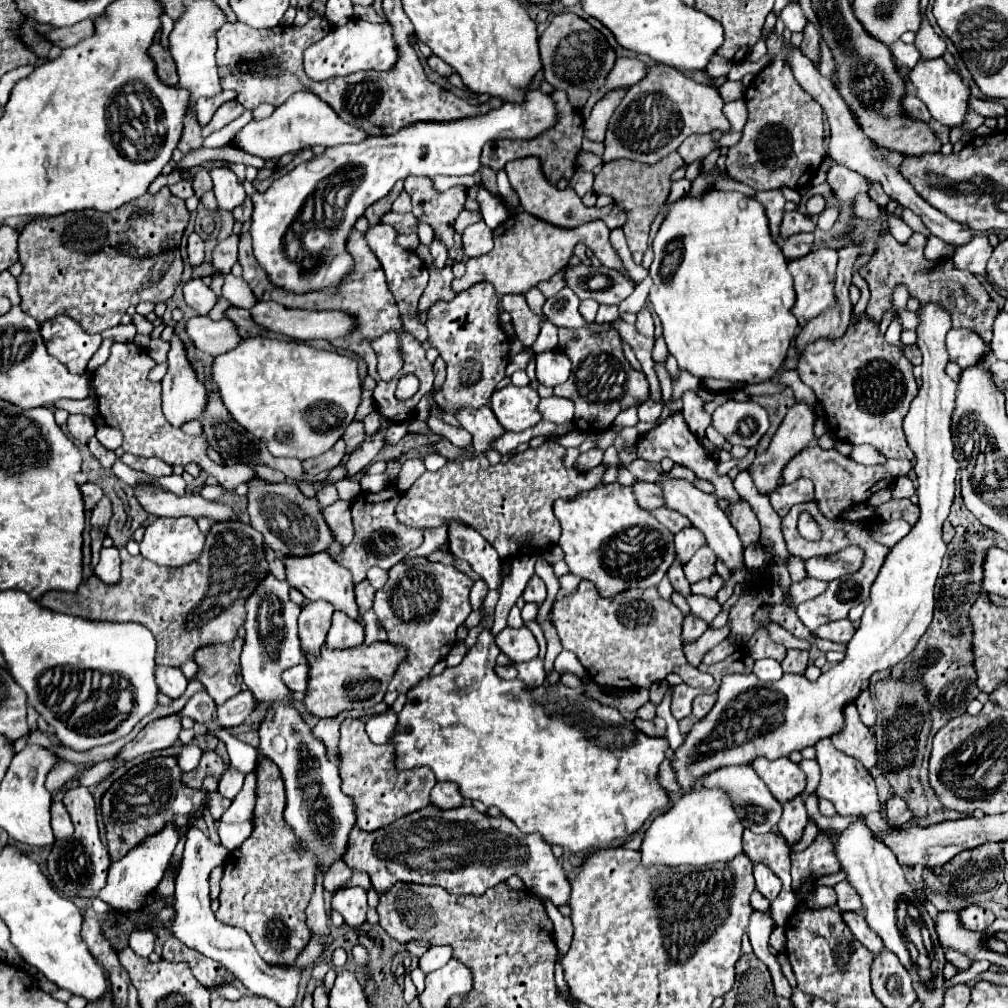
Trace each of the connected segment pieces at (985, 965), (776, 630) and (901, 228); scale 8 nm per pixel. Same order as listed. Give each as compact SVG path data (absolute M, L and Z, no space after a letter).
M987 960L974 961L972 966L966 970L959 972L951 980L945 982L945 989L959 984L959 983L969 983L971 981L977 981L978 975L986 971L990 967L990 962Z
M774 622L766 624L766 628L770 630L772 640L784 644L786 648L800 648L800 650L810 650L810 648L812 648L812 644L810 644L808 640L800 640L800 638L792 636L788 630L784 630L782 626L778 626L778 624L774 624Z
M888 214L888 224L892 228L892 236L898 240L898 242L908 242L908 238L914 234L912 228L902 220L902 218L896 218L894 214Z

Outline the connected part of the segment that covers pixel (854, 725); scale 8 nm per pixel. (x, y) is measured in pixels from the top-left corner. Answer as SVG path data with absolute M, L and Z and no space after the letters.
M854 704L846 706L844 718L846 718L846 728L832 738L832 744L840 752L860 760L868 770L874 768L878 764L878 750L876 750L876 738L872 730L862 724Z

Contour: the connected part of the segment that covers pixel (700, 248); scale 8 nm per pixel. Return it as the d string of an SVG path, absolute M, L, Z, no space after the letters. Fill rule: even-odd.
M710 190L702 198L684 196L672 204L672 210L660 226L652 246L654 262L650 266L650 278L654 280L654 286L650 290L650 300L662 320L664 340L670 354L678 360L678 368L700 380L718 378L746 384L770 380L786 360L788 348L798 330L798 320L792 314L796 302L792 276L786 270L786 258L782 256L780 246L770 236L764 206L742 192ZM672 242L682 244L682 256L680 264L666 278L662 268L668 244Z

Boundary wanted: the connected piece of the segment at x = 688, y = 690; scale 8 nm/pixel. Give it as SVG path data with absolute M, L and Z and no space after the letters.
M678 684L674 686L674 696L672 696L672 716L676 720L682 720L686 716L690 716L692 712L692 700L702 694L706 690L698 690L698 688L692 688L692 686L686 686L686 684Z

